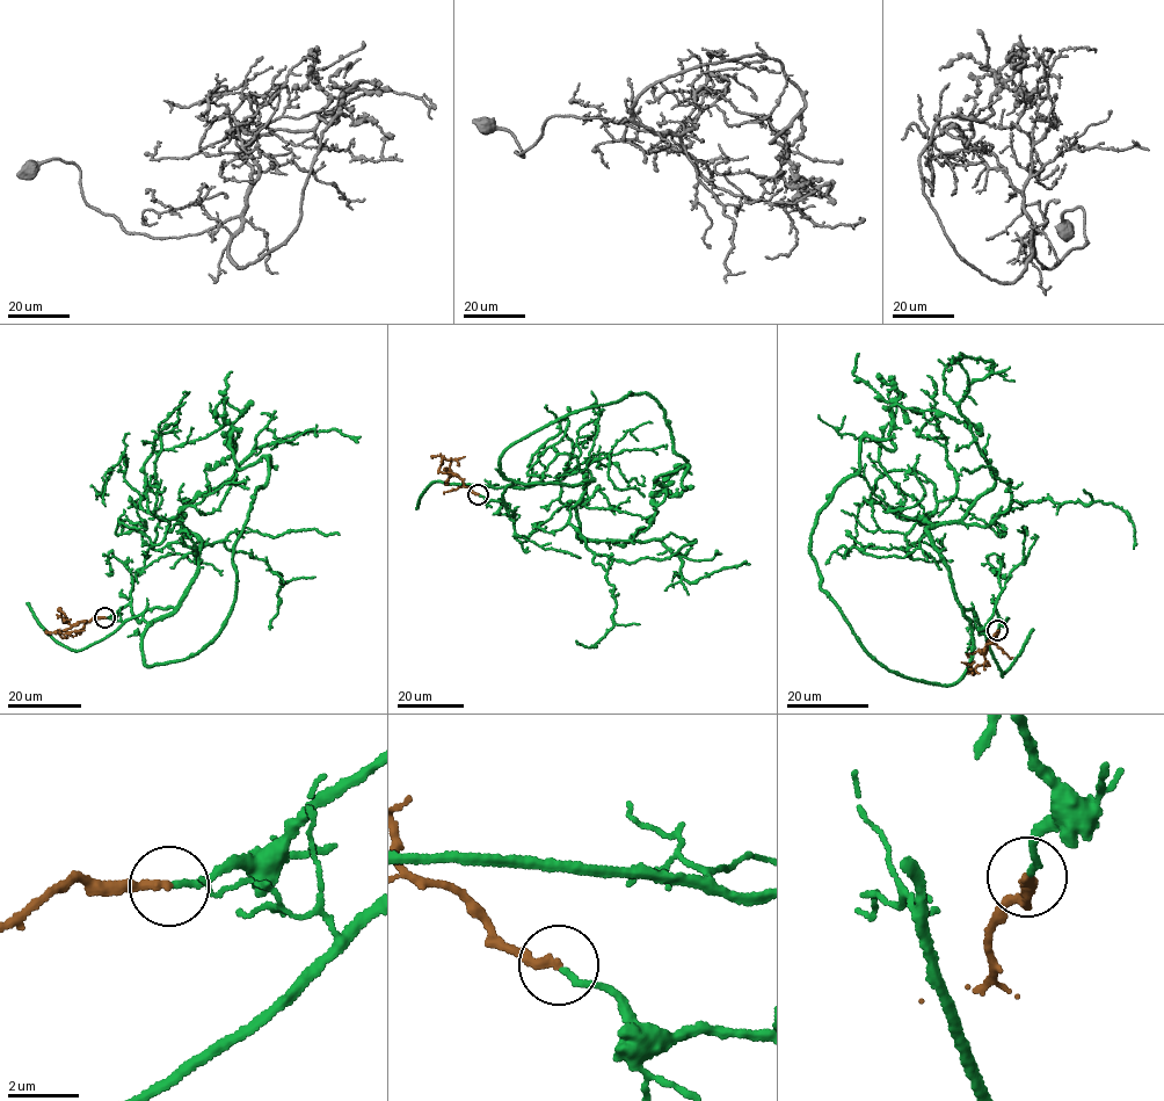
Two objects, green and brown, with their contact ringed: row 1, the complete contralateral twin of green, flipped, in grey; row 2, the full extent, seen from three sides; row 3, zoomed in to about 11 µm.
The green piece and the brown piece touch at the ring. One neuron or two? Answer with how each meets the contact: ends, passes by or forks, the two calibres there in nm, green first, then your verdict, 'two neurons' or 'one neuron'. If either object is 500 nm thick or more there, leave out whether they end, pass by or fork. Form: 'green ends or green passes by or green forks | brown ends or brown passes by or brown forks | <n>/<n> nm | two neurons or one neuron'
green ends | brown ends | 170/240 nm | one neuron

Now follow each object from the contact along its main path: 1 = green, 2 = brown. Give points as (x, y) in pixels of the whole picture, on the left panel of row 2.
1: (106, 618), (146, 623), (146, 665), (215, 639), (268, 461), (238, 468), (234, 427), (205, 465)
2: (104, 617), (95, 617), (58, 630), (64, 634), (85, 630)

